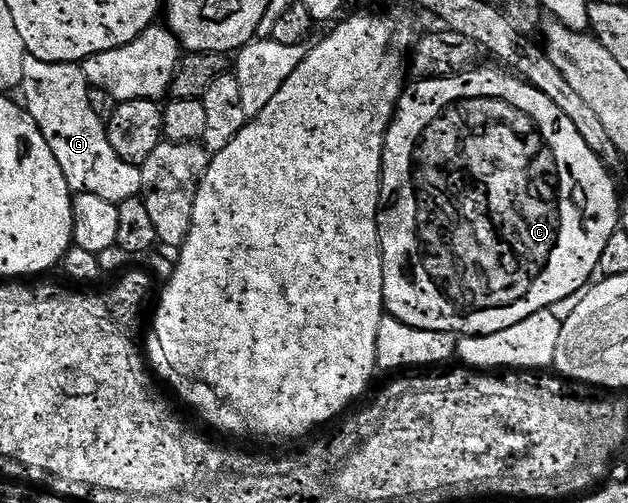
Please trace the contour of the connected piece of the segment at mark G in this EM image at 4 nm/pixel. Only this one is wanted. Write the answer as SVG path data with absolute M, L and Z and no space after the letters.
M31 56L25 57L19 89L24 90L23 105L28 115L38 124L42 136L46 136L46 144L50 144L50 152L54 152L54 160L58 160L58 168L62 168L62 176L66 176L66 184L72 190L73 195L99 196L101 200L110 200L117 204L131 198L141 197L140 167L122 160L110 146L106 122L99 119L90 108L88 81L83 69L77 63L47 62Z

